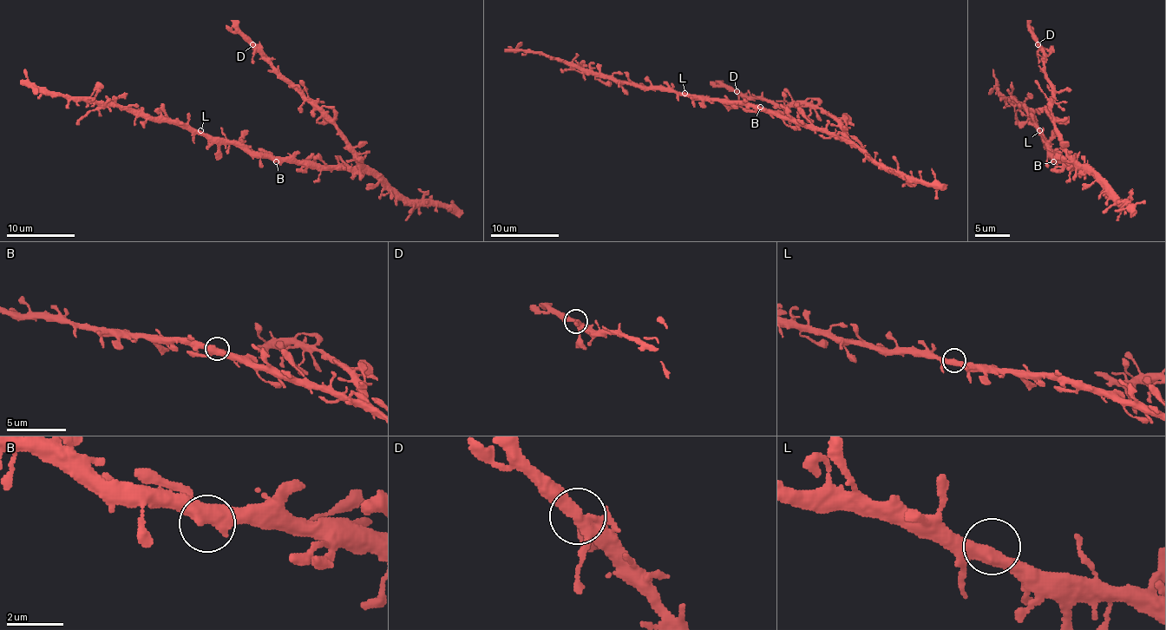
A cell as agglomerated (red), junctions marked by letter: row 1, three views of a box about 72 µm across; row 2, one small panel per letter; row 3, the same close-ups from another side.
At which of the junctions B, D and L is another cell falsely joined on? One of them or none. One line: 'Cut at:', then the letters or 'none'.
Cut at: none

